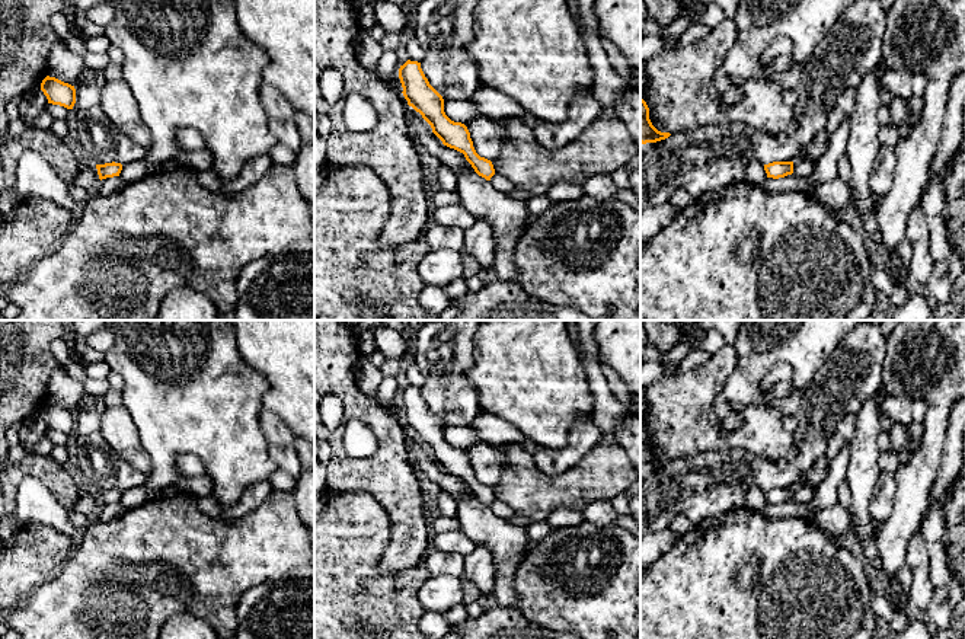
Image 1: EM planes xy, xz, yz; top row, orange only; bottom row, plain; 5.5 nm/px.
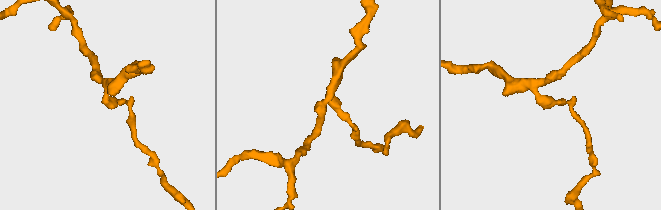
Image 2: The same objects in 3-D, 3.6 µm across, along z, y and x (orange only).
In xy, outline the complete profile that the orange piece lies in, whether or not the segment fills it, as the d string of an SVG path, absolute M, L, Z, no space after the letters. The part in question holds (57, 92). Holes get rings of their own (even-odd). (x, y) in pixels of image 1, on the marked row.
M47 76L41 83L41 90L48 99L48 103L60 105L73 109L76 103L74 86L64 83L55 77Z

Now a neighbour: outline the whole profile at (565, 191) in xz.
M562 182L552 186L547 194L552 204L559 204L563 201L575 201L582 197L582 185Z

